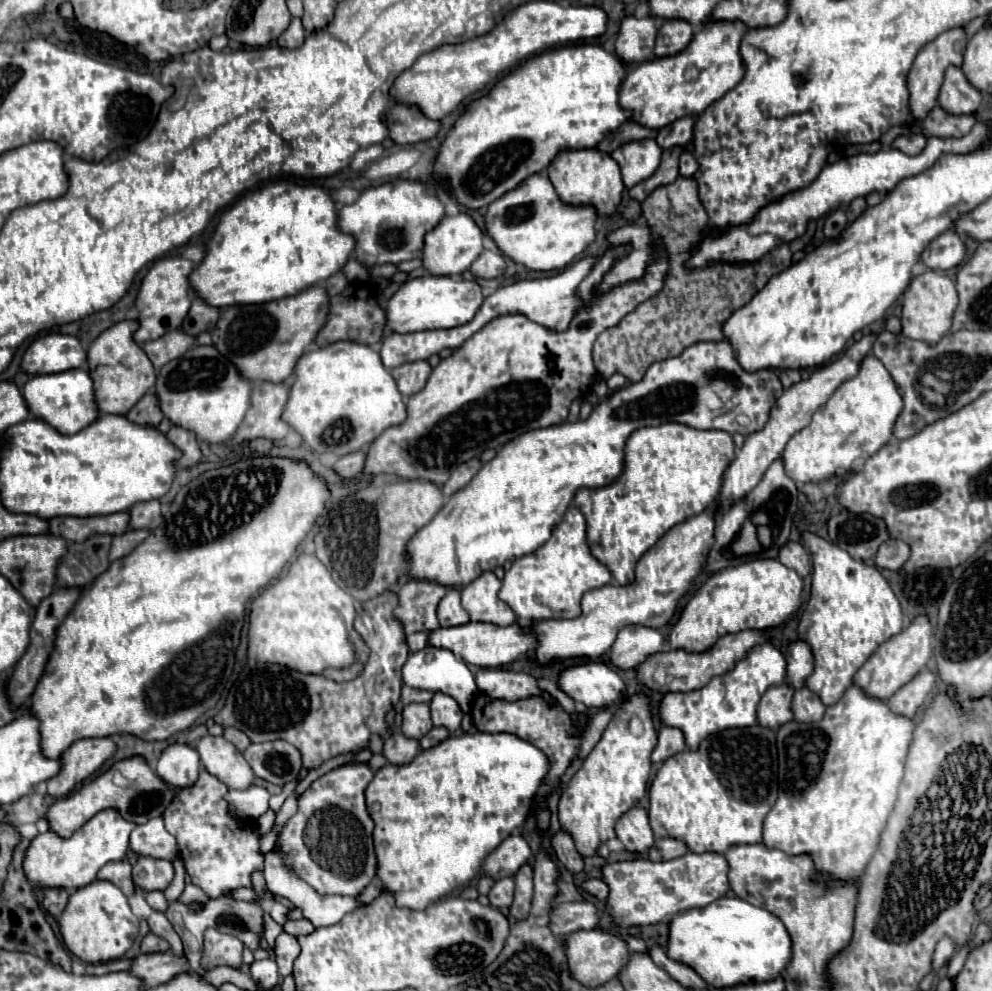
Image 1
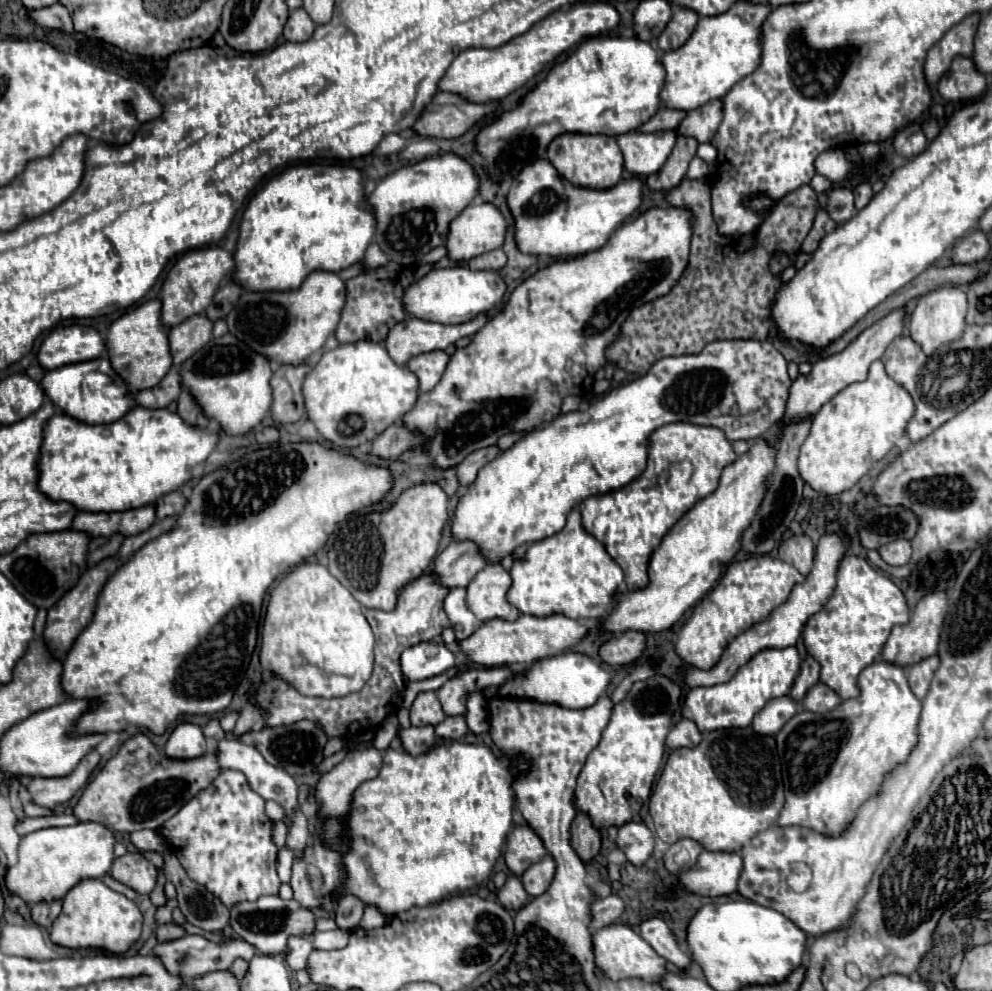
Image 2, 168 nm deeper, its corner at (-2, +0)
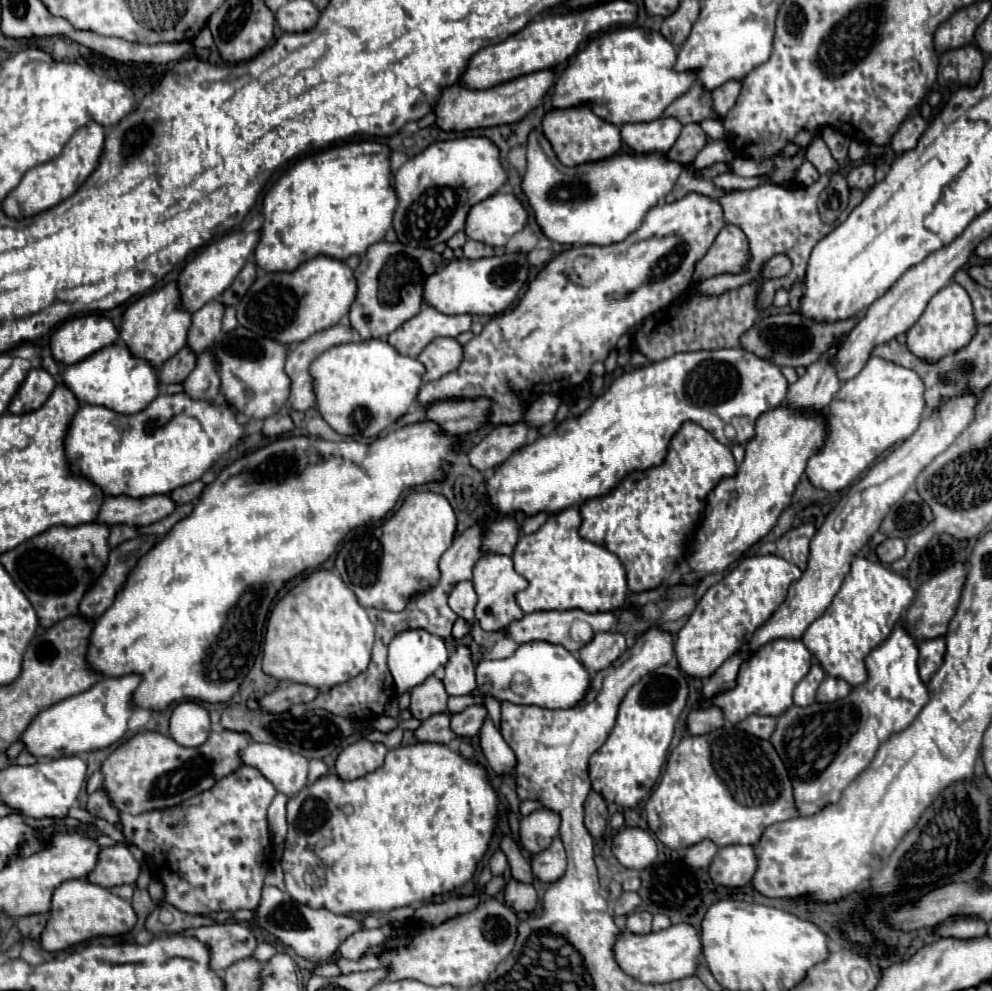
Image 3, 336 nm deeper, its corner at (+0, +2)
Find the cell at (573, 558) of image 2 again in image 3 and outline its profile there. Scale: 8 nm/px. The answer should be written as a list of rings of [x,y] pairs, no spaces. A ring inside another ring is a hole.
[[[566,508],[538,528],[538,532],[522,536],[514,548],[514,570],[528,580],[528,586],[516,594],[516,604],[528,612],[538,610],[584,610],[612,612],[620,608],[628,596],[626,570],[620,558],[604,546],[584,540],[578,534],[582,518],[578,508]]]

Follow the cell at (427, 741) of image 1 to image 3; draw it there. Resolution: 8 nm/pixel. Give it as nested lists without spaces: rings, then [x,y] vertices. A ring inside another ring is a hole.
[[[468,706],[464,712],[450,716],[450,728],[460,738],[474,738],[484,722],[484,716],[488,716],[484,706]]]

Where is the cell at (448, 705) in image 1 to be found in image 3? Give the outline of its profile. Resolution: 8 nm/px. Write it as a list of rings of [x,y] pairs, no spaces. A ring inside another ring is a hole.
[[[458,648],[450,656],[450,662],[446,664],[446,676],[442,682],[444,682],[448,696],[464,696],[476,690],[474,662],[470,658],[468,648]]]

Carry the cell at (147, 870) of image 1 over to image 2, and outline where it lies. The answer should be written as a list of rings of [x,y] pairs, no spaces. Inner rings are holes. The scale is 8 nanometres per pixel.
[[[128,852],[114,860],[112,878],[138,894],[150,894],[156,886],[156,866],[152,866],[142,854]]]

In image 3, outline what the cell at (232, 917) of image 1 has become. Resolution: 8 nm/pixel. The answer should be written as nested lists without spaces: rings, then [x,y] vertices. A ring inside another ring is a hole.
[[[274,886],[262,888],[262,900],[260,900],[258,908],[254,910],[252,920],[260,930],[276,936],[284,946],[292,948],[296,954],[300,954],[302,958],[308,958],[312,962],[322,962],[322,960],[332,958],[338,952],[340,940],[348,938],[352,932],[362,928],[360,920],[354,916],[336,916],[324,908],[320,908],[320,910],[310,908],[308,904],[300,904],[300,902],[292,900],[288,896],[288,892],[282,892]]]

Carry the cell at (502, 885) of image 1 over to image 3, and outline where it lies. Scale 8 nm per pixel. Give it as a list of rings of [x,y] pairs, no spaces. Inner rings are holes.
[[[510,880],[504,890],[504,902],[514,910],[514,912],[532,912],[538,902],[538,894],[530,884]]]

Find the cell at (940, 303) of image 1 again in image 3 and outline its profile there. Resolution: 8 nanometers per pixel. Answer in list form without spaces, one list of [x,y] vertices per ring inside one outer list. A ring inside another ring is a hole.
[[[950,282],[948,286],[944,286],[940,292],[936,292],[932,296],[926,310],[918,318],[918,322],[906,332],[906,336],[908,336],[906,344],[908,344],[910,352],[916,354],[918,358],[934,362],[942,356],[948,356],[948,354],[964,348],[968,344],[968,340],[974,336],[974,330],[976,330],[976,320],[972,314],[970,296],[960,284]]]

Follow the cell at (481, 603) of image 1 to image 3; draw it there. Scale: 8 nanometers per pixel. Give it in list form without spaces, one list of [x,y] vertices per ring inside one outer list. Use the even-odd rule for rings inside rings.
[[[486,554],[486,556],[482,556],[476,562],[476,566],[474,566],[472,584],[474,584],[474,590],[478,594],[476,620],[478,620],[478,624],[484,630],[488,630],[488,632],[502,630],[510,622],[516,622],[516,620],[520,620],[524,616],[524,612],[520,610],[520,606],[514,602],[514,594],[518,590],[526,588],[526,580],[520,574],[516,574],[510,556],[498,556],[498,554]]]

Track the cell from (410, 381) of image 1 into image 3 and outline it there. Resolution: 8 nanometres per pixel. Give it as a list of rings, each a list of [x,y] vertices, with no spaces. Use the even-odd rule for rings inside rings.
[[[436,338],[420,352],[418,360],[426,368],[426,374],[422,380],[424,382],[438,380],[444,374],[458,368],[462,360],[462,346],[456,342],[456,338]]]

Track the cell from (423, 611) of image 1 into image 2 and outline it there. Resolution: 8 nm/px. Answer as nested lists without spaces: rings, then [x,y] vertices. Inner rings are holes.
[[[456,540],[442,550],[434,560],[434,570],[440,582],[448,588],[468,586],[470,580],[488,564],[478,546],[470,540]]]

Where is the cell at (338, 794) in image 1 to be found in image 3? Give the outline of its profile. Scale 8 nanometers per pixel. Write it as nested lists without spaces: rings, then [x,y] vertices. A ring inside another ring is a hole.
[[[356,740],[354,744],[346,746],[338,760],[336,760],[336,776],[340,780],[356,780],[360,776],[366,776],[380,768],[384,764],[386,746],[380,742],[368,742],[368,740]]]

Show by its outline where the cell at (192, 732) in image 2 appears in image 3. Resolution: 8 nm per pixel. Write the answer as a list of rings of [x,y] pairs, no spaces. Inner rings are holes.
[[[182,702],[174,708],[170,718],[170,736],[180,746],[200,746],[210,734],[208,712],[194,702]]]

